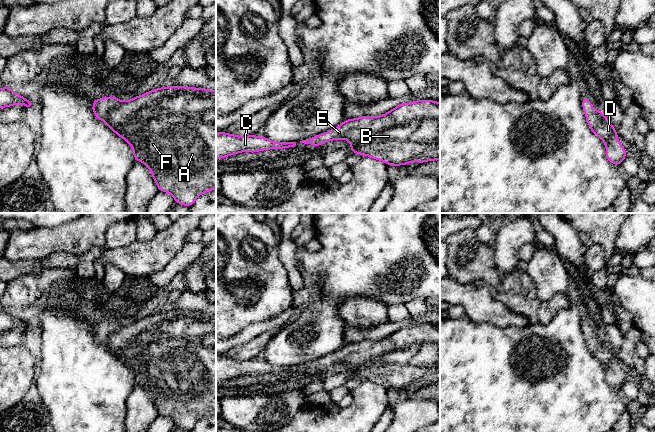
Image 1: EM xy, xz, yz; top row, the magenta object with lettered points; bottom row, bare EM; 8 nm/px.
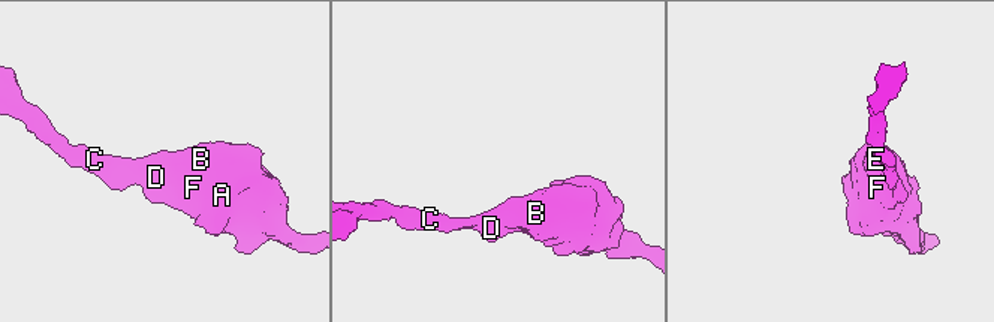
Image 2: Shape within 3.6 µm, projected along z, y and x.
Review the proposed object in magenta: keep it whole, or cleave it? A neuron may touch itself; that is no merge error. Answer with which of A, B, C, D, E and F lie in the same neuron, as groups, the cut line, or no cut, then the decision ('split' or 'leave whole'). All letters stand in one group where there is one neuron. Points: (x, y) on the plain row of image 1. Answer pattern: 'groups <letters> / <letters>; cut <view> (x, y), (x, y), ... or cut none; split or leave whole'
groups A B C D E F; cut none; leave whole

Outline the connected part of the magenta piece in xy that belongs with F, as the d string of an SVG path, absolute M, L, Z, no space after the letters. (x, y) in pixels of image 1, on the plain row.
M183 310L159 311L131 324L120 325L112 320L95 323L93 328L92 335L95 337L96 343L103 344L112 355L131 369L134 384L142 386L150 393L159 415L170 417L175 426L190 431L199 419L216 412L216 314Z

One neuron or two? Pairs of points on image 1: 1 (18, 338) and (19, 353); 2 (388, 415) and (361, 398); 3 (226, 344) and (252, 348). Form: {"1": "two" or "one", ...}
{"1": "two", "2": "two", "3": "two"}

